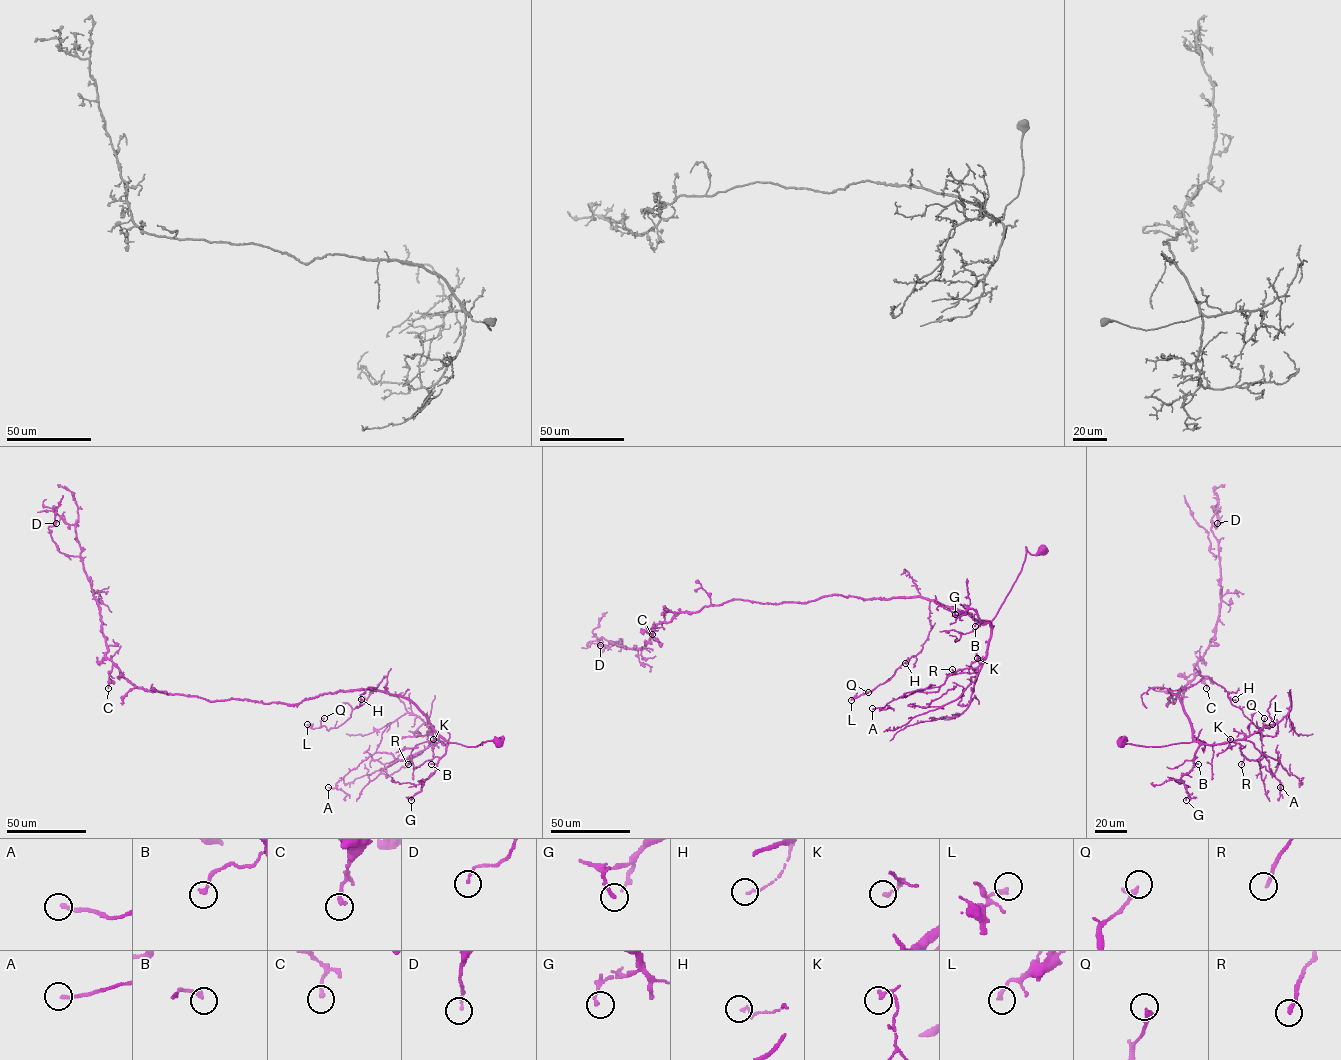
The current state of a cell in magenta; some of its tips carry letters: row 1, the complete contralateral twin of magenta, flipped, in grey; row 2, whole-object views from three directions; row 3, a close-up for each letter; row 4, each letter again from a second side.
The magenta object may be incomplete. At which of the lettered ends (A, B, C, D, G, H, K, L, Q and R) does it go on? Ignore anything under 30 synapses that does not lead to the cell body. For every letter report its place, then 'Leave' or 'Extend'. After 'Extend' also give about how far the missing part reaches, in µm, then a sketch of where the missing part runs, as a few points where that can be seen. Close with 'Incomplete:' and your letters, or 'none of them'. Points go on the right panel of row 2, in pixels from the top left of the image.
A: Place: (1280, 787). Leave
B: Place: (1198, 764). Leave
C: Place: (1206, 688). Leave
D: Place: (1217, 523). Leave
G: Place: (1186, 800). Leave
H: Place: (1235, 699). Leave
K: Place: (1230, 739). Leave
L: Place: (1272, 724). Leave
Q: Place: (1264, 718). Leave
R: Place: (1241, 764). Leave
Incomplete: none of them

